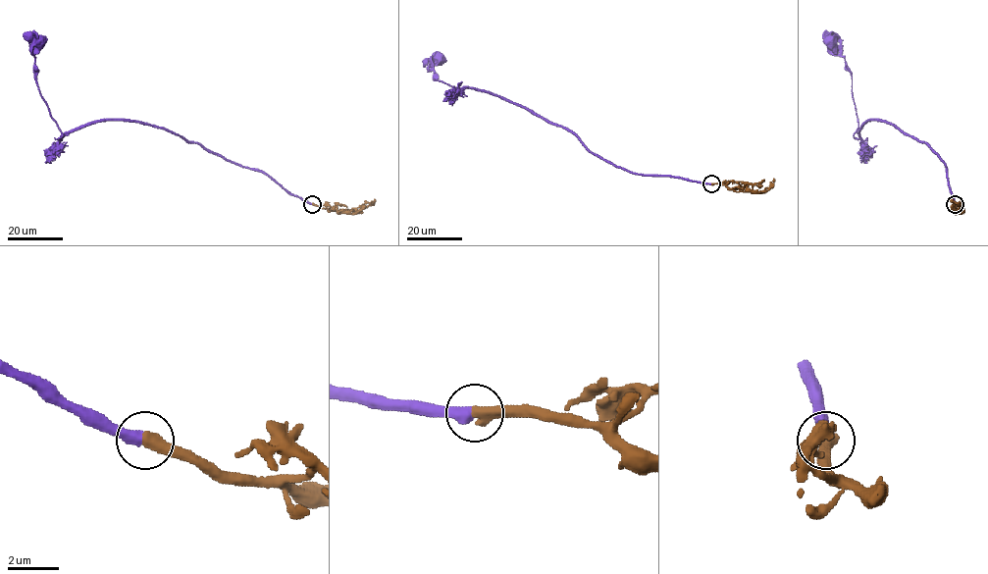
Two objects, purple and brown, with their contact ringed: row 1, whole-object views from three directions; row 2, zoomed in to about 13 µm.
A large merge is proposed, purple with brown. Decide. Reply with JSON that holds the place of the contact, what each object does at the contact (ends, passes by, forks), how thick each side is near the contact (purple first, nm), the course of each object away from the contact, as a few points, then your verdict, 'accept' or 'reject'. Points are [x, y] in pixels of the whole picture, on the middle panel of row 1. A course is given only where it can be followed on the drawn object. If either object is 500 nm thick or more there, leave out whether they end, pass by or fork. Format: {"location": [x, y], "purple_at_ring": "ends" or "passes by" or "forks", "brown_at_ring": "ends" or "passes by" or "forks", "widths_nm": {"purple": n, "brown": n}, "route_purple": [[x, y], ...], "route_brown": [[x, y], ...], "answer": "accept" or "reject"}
{"location": [711, 183], "widths_nm": {"purple": 480, "brown": 500}, "route_purple": [[711, 183], [624, 170], [523, 107], [459, 88], [461, 81], [452, 86], [436, 80], [433, 66], [441, 59]], "route_brown": [[711, 183], [726, 185], [736, 191], [758, 192], [765, 191], [774, 182], [773, 179]], "answer": "accept"}

